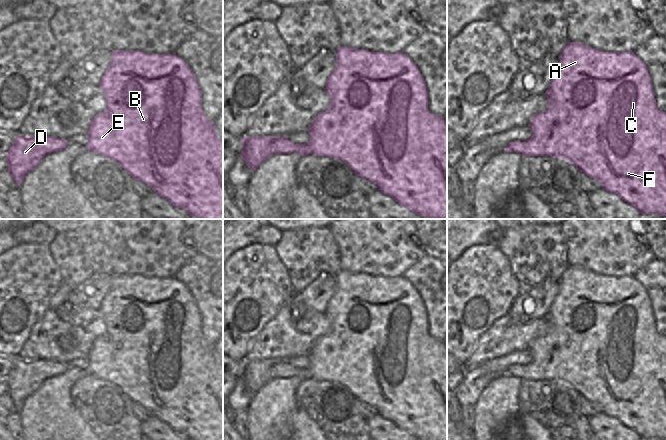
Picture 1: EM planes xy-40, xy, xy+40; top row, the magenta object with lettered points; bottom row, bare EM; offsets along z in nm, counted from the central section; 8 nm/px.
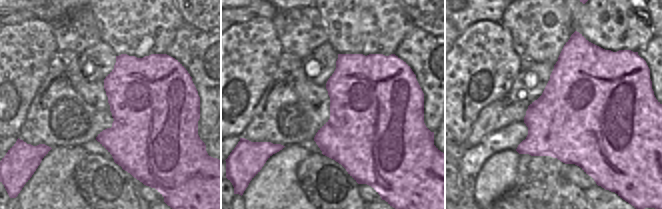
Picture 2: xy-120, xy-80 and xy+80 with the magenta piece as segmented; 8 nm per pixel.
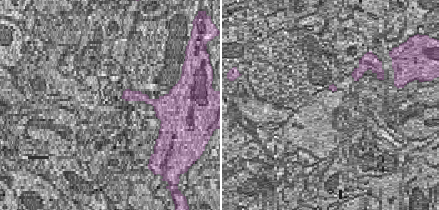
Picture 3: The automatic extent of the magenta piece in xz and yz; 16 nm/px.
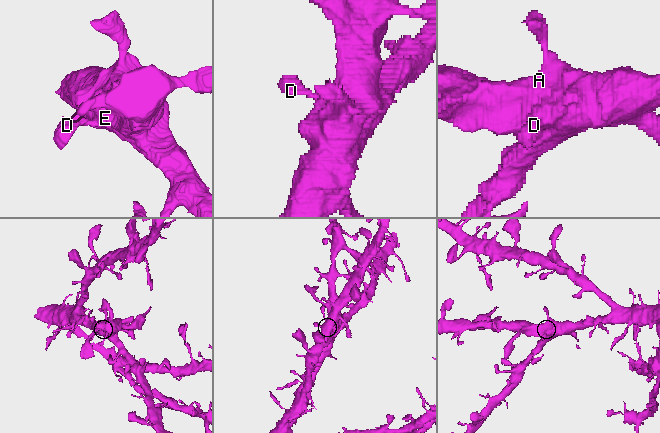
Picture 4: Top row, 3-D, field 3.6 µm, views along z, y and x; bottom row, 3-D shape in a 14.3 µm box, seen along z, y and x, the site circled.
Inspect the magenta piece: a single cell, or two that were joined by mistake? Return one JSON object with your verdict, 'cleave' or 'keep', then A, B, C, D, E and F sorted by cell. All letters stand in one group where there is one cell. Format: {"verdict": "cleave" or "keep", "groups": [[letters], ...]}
{"verdict": "keep", "groups": [["A", "B", "C", "D", "E", "F"]]}

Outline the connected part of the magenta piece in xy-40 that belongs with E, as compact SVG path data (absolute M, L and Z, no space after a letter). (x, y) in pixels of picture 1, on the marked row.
M112 50L112 61L102 77L100 87L106 99L106 109L92 119L88 129L86 148L115 160L134 180L151 186L156 194L165 198L175 208L185 210L190 216L198 219L223 219L223 143L216 135L214 122L204 115L202 93L188 64L175 54L147 54L139 50L133 52Z

